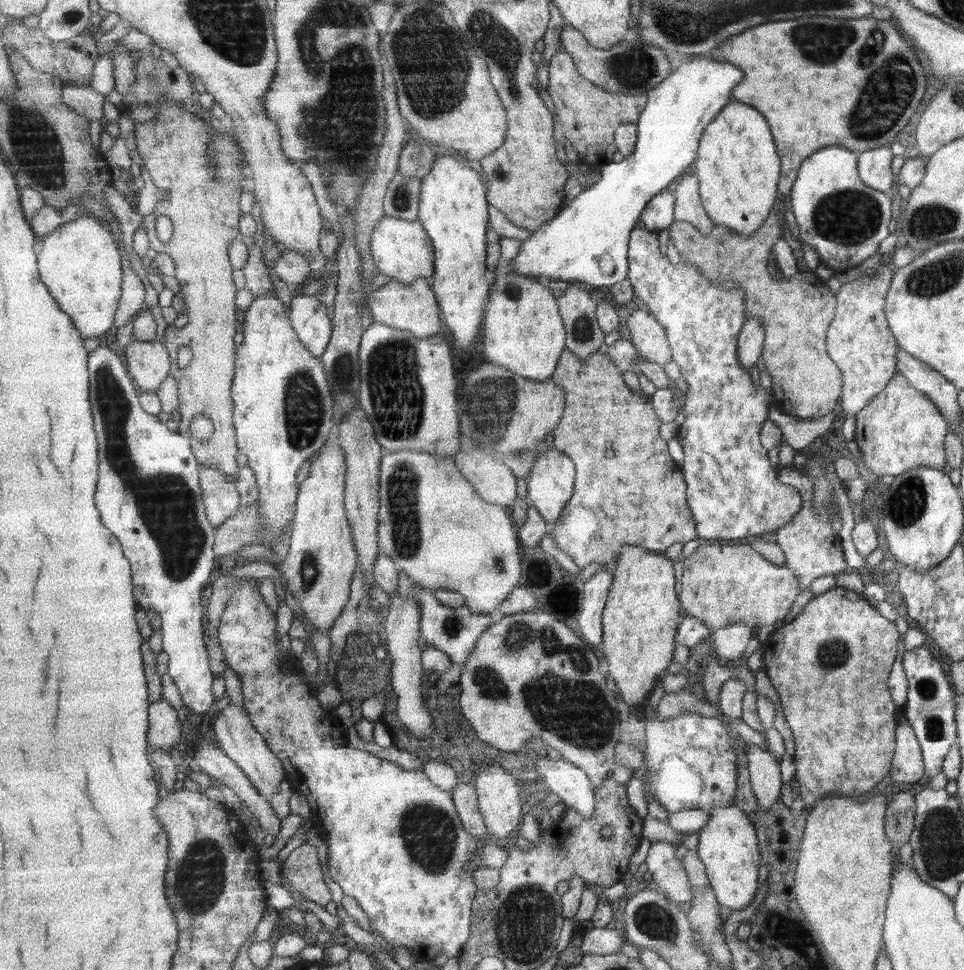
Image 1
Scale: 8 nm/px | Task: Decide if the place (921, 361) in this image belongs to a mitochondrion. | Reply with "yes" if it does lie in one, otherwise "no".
no

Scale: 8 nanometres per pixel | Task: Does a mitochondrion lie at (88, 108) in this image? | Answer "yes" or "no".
no

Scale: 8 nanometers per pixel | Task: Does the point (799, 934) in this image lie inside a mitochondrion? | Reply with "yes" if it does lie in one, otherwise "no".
no

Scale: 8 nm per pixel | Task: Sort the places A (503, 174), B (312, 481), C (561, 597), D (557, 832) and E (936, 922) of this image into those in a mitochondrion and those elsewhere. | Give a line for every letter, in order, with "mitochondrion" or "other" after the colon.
A: mitochondrion
B: other
C: other
D: other
E: other

